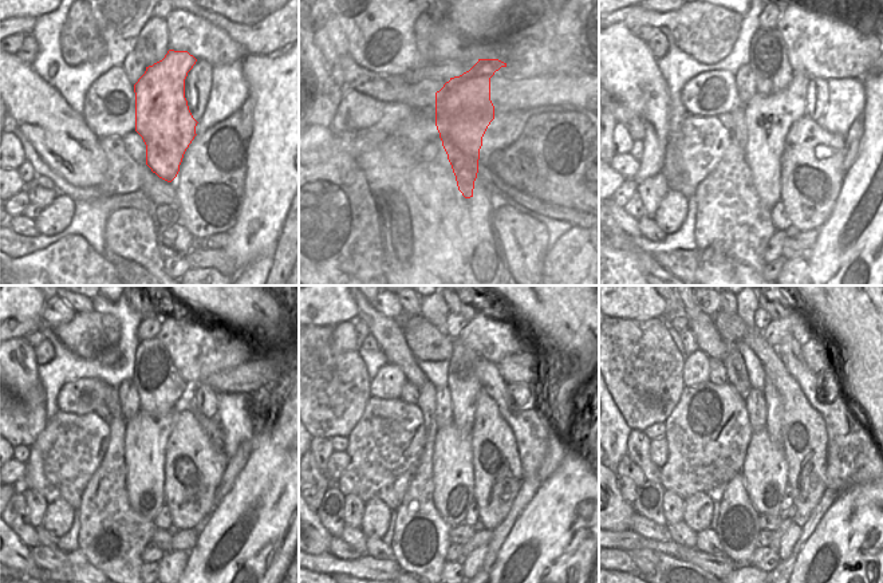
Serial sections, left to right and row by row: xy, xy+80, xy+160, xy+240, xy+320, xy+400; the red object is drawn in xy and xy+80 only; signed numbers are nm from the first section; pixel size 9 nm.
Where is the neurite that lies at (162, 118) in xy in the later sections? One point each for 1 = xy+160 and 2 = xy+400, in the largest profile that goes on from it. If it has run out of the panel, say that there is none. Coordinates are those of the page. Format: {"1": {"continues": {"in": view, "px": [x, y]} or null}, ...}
{"1": {"continues": {"in": "xy+160", "px": [768, 117]}}, "2": {"continues": {"in": "xy+400", "px": [765, 471]}}}

